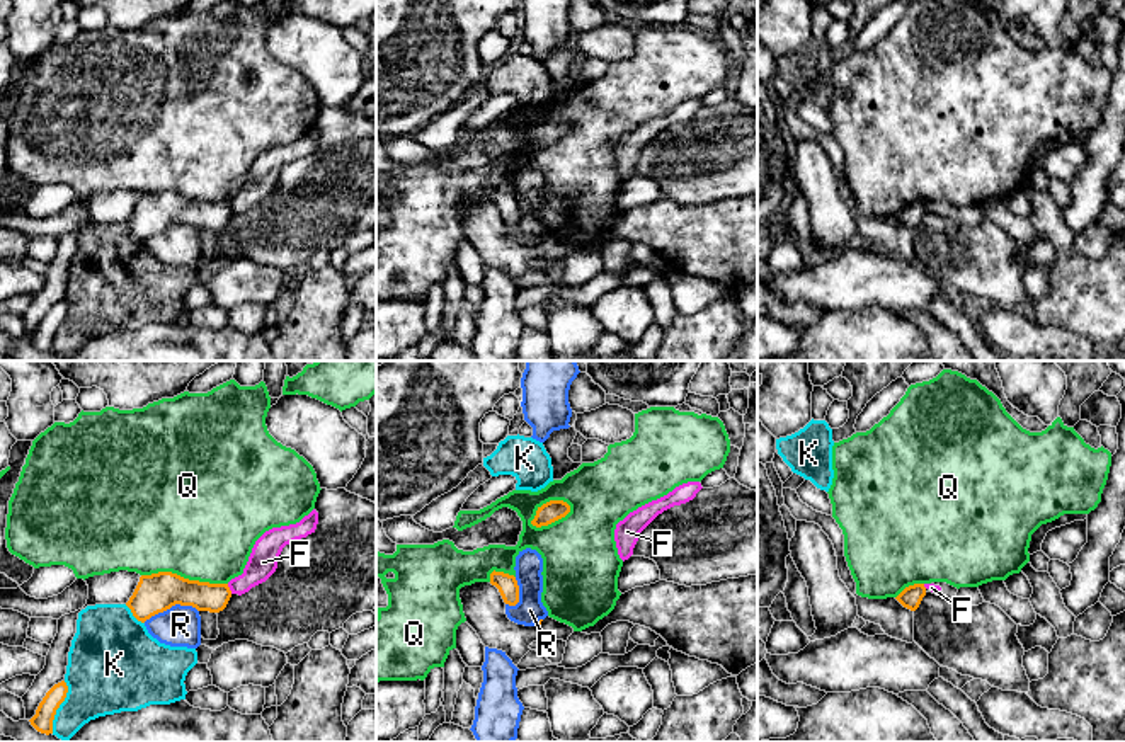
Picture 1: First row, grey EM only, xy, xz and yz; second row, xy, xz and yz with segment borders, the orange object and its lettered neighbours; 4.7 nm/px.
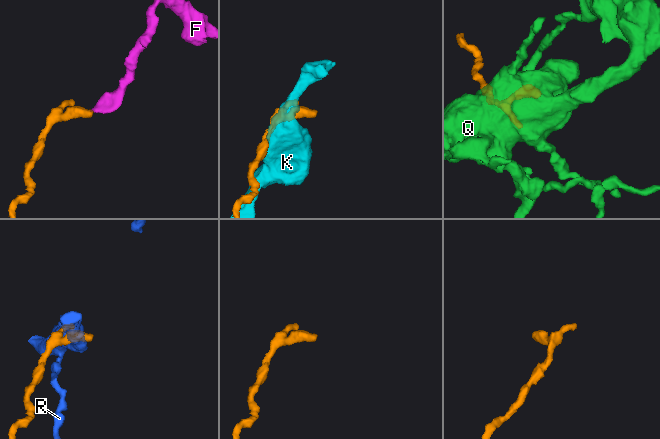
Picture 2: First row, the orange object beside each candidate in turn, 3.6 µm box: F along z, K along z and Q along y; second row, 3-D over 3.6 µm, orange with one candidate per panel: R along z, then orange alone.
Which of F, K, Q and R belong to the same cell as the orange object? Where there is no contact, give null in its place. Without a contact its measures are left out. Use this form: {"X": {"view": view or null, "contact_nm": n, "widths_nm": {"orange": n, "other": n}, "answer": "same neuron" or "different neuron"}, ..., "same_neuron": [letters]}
{"F": {"view": "xy", "contact_nm": 50, "widths_nm": {"orange": 140, "other": 140}, "answer": "different neuron"}, "K": {"view": "xy", "contact_nm": 260, "widths_nm": {"orange": 100, "other": 340}, "answer": "different neuron"}, "Q": {"view": "xz", "contact_nm": 220, "widths_nm": {"orange": 100, "other": 360}, "answer": "different neuron"}, "R": {"view": "xy", "contact_nm": 280, "widths_nm": {"orange": 190, "other": 190}, "answer": "different neuron"}, "same_neuron": []}

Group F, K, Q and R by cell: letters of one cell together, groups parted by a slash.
F / K / Q / R

